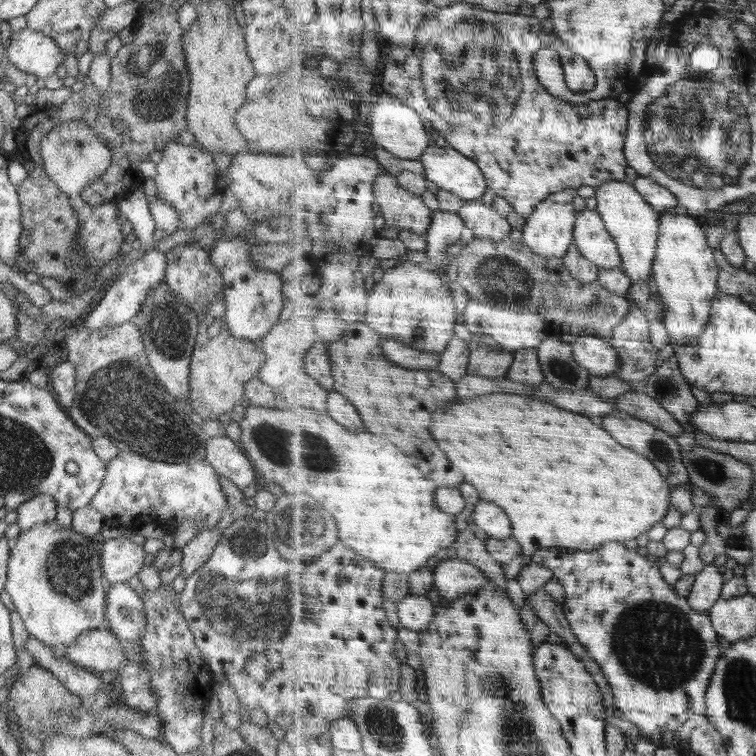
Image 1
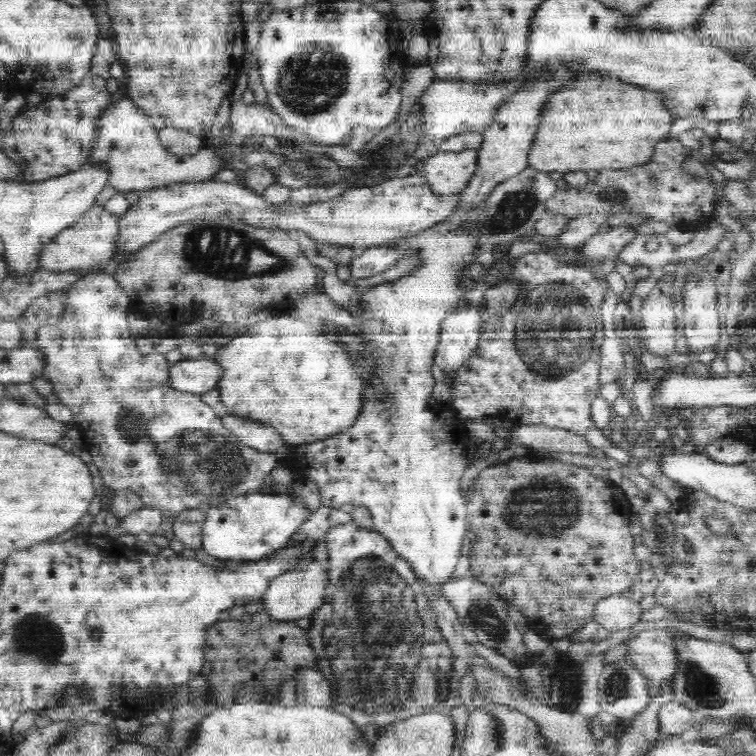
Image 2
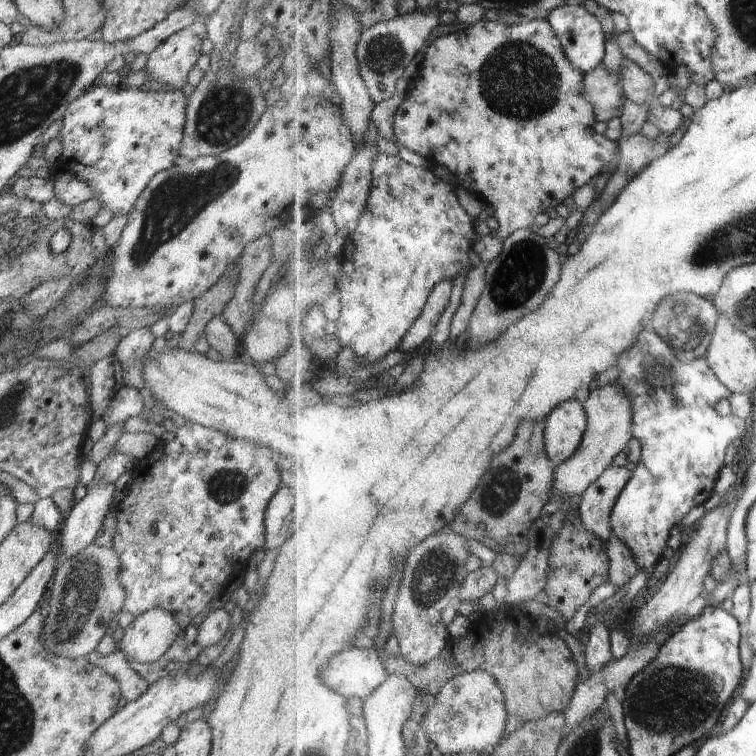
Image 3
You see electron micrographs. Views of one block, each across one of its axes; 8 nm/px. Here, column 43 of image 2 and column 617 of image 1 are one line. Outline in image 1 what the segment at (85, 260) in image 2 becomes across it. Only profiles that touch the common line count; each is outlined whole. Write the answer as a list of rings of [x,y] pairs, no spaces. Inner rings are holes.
[[[586,209],[578,213],[575,238],[582,254],[602,269],[623,268],[618,244],[612,233],[606,230],[602,213],[597,209]]]

